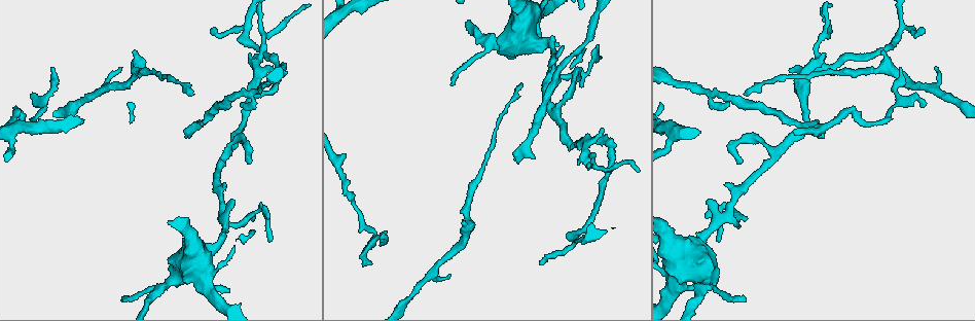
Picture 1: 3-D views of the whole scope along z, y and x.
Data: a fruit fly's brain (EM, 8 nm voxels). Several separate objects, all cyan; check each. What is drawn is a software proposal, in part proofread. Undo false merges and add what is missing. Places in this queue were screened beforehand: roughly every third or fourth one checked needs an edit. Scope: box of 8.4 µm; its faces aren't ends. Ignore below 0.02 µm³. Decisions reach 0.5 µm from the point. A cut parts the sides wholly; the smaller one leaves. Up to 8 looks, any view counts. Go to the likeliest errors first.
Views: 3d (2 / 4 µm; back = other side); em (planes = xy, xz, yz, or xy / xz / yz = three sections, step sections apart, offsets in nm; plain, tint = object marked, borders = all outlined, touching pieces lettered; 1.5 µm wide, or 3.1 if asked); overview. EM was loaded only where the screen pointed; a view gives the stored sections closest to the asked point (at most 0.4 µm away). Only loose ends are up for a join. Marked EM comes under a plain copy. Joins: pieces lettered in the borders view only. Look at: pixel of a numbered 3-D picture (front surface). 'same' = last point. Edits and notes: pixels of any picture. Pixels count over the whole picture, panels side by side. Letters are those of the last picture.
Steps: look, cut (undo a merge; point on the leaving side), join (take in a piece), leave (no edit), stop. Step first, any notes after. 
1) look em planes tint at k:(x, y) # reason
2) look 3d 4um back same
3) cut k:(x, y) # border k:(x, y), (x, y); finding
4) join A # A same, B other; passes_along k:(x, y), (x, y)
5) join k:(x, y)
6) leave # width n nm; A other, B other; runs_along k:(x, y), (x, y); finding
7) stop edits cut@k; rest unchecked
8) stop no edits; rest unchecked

look em planes borders at 1:(190, 135) # long arm stops here

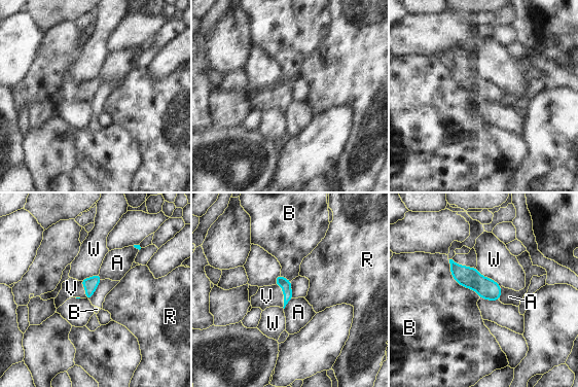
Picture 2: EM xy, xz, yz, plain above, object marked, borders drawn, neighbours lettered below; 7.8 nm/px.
join 2:(266, 296) # longest_contact B 380 nm; A other, B other, R other, V same, W other; passes_along 2:(286, 284), (284, 295), (266, 296); the neuron continues

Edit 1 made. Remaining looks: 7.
look overview

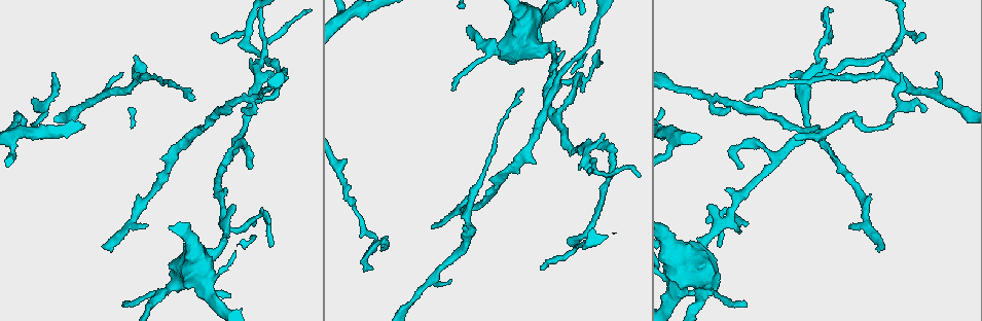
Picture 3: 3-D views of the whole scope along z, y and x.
look em planes borders at 3:(123, 304) # thin end

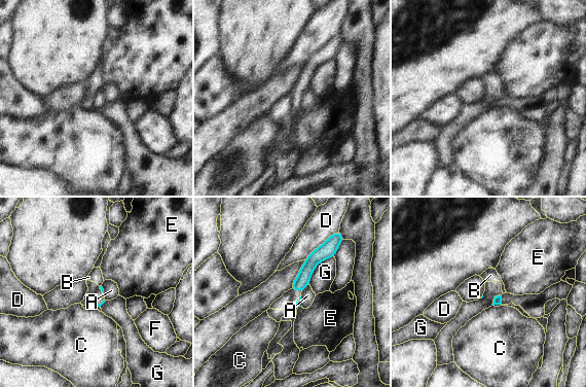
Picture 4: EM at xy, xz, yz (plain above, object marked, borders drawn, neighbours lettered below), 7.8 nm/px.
leave # A other, B other, C other, D other, E other, F other, G other; border 4:(308, 283), (301, 292); none of them fits

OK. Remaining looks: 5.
look 3d 2um at 3:(708, 206) # branch stops here

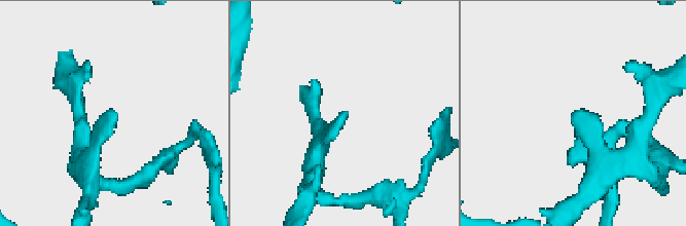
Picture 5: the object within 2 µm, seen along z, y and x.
look em planes borders at 5:(343, 114) # shape alone is not enough

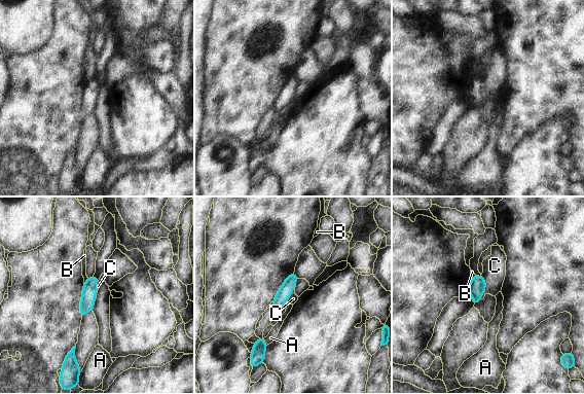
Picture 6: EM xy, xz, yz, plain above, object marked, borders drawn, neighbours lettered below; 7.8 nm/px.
join 6:(494, 273) # width 100 nm; A other, B other, C same; passes_along 6:(476, 288), (485, 287), (494, 273); it goes on there

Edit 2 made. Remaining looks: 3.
stop edits join@2, join@6; rest unchecked

